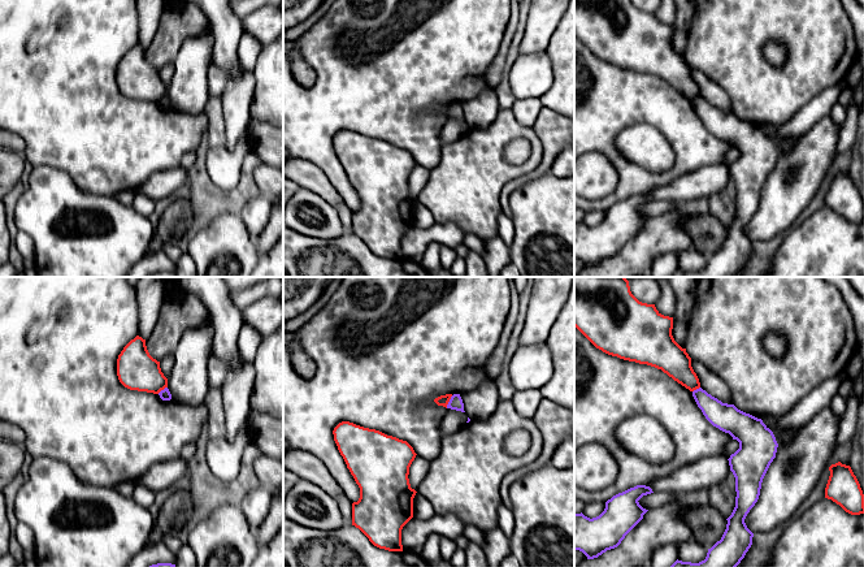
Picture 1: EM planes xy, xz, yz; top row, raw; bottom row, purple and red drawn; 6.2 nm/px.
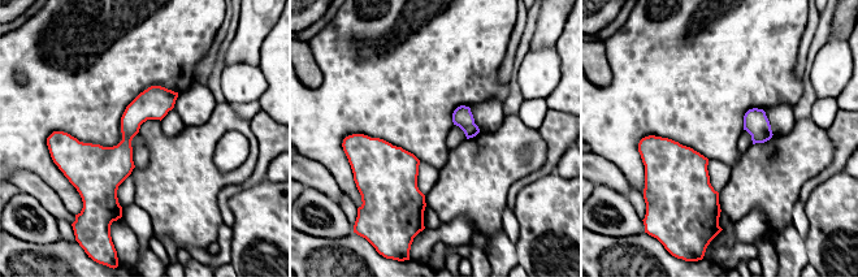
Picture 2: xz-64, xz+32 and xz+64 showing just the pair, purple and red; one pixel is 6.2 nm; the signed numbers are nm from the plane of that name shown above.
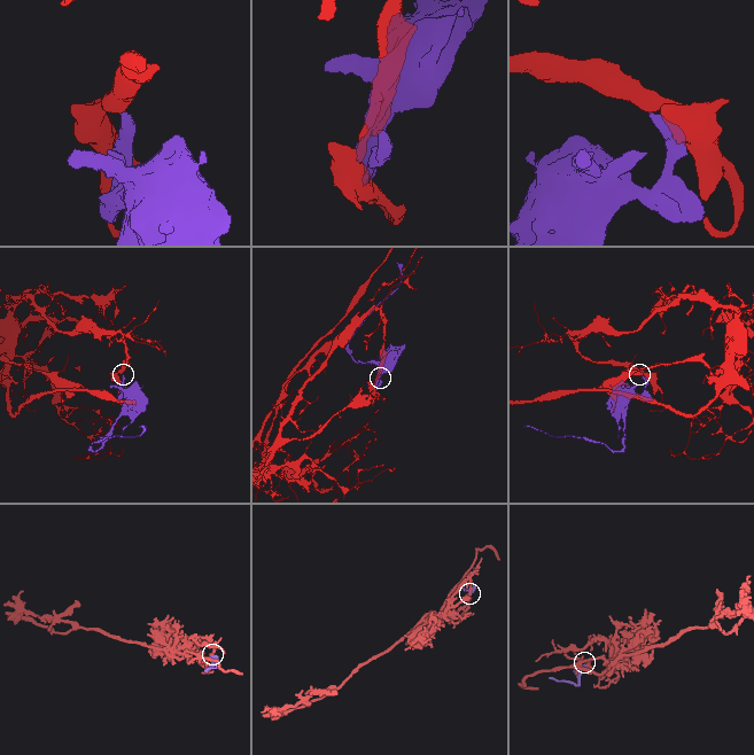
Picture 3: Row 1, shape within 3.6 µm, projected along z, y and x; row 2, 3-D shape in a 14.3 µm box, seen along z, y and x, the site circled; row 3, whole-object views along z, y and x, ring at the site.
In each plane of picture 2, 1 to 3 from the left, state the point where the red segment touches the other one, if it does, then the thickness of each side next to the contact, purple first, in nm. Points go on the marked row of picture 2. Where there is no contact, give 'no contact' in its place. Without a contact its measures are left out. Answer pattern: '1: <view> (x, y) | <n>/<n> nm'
1: no contact
2: no contact
3: no contact

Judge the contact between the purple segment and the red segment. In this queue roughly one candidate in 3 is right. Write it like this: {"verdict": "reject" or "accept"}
{"verdict": "reject"}

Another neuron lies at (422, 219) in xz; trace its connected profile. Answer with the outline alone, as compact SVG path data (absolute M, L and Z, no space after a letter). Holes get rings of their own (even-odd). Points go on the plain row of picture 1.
M416 202L413 207L413 226L418 229L430 229L435 224L434 216L425 205Z

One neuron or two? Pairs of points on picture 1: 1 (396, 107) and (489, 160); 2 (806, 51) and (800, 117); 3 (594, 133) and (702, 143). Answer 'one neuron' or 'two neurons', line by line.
1: two neurons
2: two neurons
3: one neuron

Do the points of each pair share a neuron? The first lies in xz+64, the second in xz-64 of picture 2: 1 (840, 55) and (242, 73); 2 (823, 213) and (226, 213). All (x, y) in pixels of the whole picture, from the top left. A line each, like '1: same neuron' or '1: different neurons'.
1: same neuron
2: different neurons

